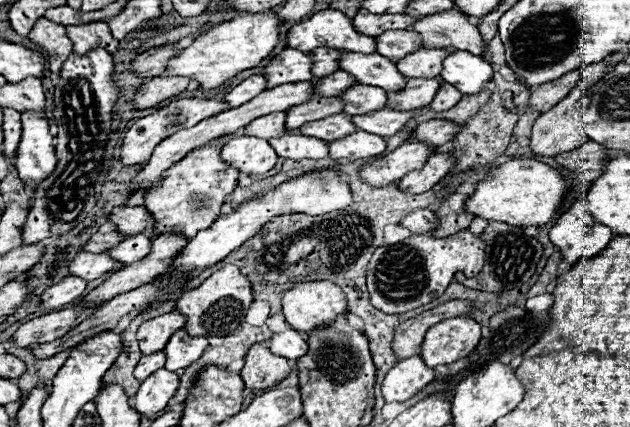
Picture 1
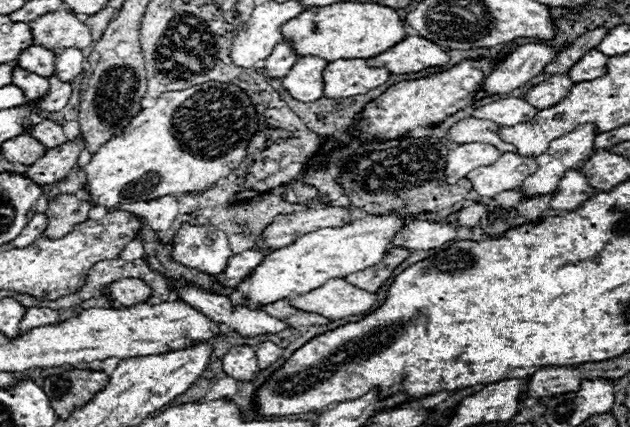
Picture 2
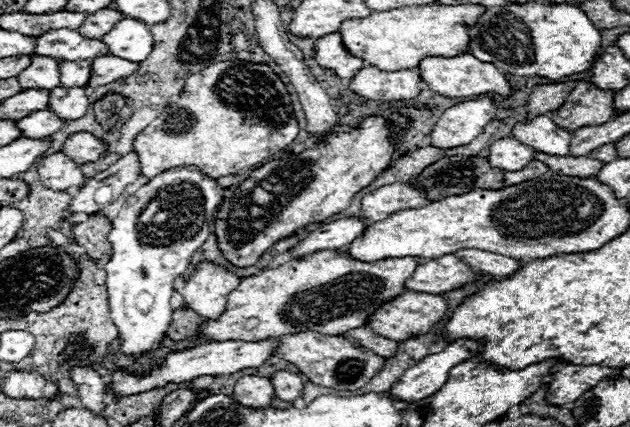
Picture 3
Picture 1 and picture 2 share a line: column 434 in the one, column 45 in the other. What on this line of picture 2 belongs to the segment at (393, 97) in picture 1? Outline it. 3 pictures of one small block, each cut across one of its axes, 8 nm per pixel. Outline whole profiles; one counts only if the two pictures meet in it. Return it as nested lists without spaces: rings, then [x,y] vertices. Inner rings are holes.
[[[18,64],[12,72],[12,84],[18,86],[28,100],[38,100],[48,92],[48,78],[36,76],[36,74],[20,68]]]

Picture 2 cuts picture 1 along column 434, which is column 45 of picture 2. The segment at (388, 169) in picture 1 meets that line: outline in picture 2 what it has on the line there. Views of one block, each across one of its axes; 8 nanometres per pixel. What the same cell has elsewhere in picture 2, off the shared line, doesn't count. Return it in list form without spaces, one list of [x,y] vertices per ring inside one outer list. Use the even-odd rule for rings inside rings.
[[[30,134],[14,136],[12,140],[6,140],[2,144],[2,158],[10,160],[10,162],[28,164],[28,166],[34,164],[44,152],[46,152],[46,148]]]

